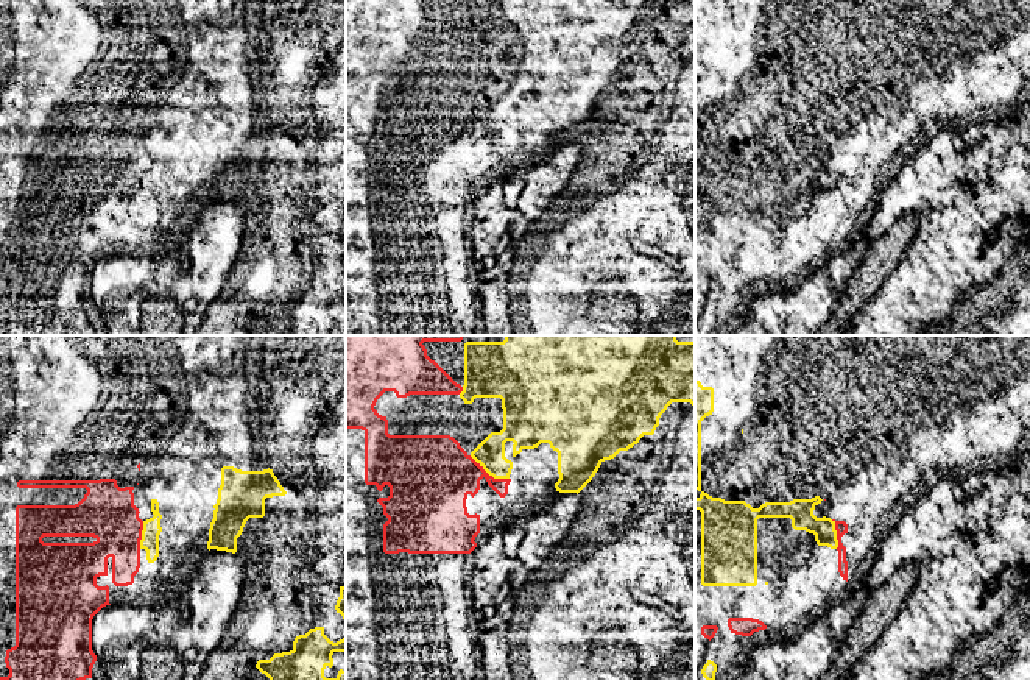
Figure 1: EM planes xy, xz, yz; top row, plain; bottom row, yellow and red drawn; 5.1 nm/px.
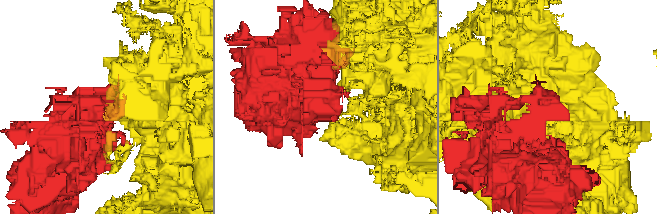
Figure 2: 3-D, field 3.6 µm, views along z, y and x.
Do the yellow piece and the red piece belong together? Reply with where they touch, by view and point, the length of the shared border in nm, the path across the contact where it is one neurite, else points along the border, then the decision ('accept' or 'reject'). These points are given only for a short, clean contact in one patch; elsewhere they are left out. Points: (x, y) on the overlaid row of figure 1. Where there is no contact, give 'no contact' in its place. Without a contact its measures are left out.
contact xz (490, 474); length 240 nm; reject

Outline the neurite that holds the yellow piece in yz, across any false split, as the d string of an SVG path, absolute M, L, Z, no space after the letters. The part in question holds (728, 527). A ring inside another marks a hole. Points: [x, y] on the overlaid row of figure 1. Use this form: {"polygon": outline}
{"polygon": "M701 491L695 498L695 512L701 512L701 585L703 586L756 586L757 585L757 519L790 518L795 530L815 535L818 546L838 547L835 521L817 518L813 510L821 498L793 499L790 502L765 502L753 508L745 501L725 501Z"}

